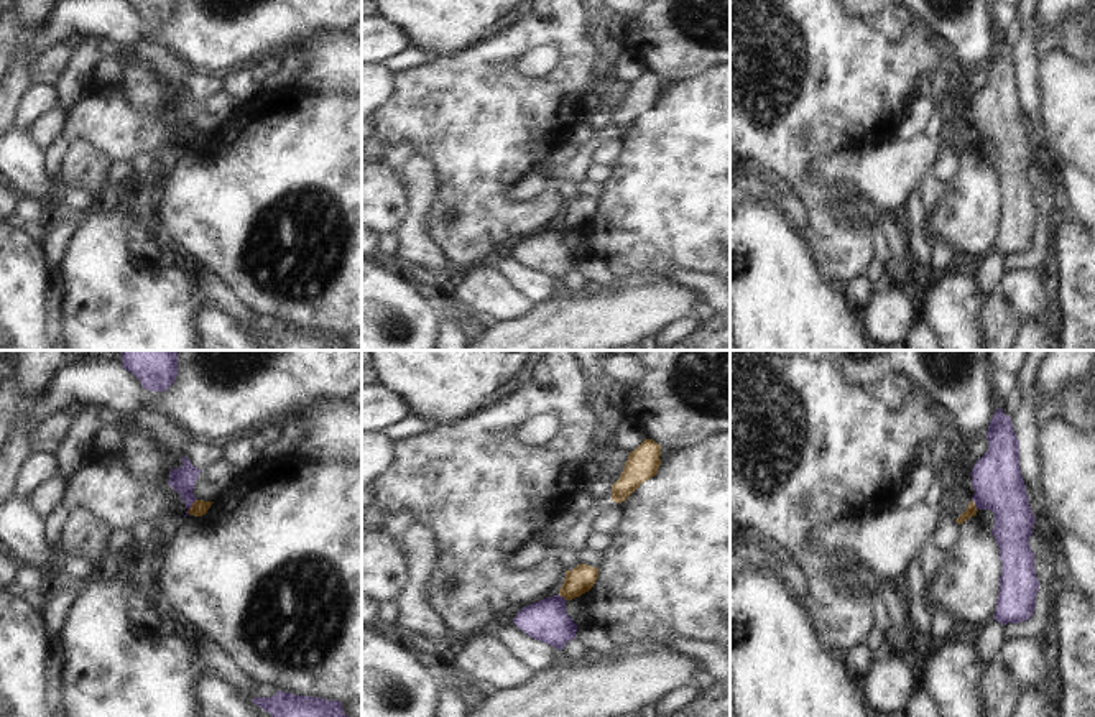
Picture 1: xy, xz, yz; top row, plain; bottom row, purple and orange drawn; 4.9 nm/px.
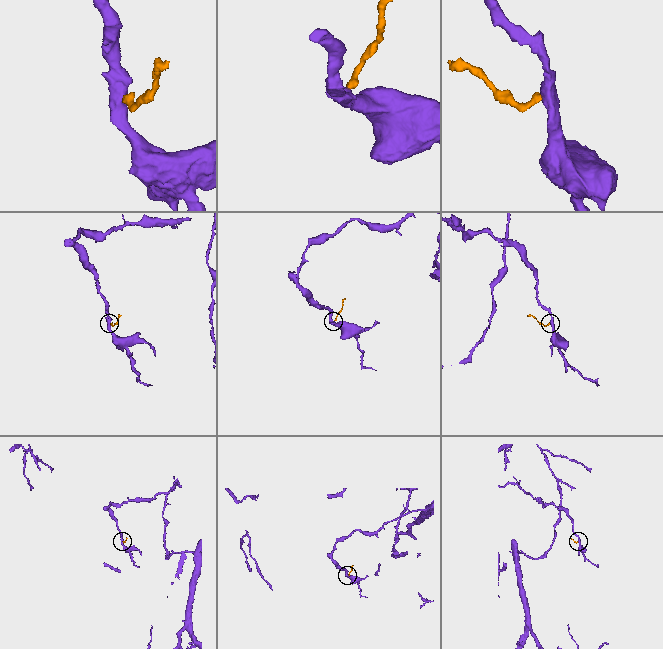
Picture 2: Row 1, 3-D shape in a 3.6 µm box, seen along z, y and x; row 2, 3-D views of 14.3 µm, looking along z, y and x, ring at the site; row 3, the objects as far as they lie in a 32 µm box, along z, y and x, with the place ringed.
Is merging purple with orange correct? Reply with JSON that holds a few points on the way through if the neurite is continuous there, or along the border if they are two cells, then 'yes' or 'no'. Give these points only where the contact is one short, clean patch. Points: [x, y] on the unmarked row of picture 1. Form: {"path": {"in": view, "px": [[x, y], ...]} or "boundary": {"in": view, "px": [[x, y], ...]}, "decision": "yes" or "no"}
{"boundary": {"in": "xy", "px": [[196, 130], [188, 145]]}, "decision": "no"}

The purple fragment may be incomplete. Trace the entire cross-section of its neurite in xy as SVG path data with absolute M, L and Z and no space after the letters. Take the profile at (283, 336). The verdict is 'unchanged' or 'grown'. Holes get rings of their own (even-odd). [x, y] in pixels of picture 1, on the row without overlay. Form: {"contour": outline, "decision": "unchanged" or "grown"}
{"contour": "M278 322L273 329L255 329L255 337L261 339L273 350L342 350L342 334L322 329L296 327Z", "decision": "unchanged"}

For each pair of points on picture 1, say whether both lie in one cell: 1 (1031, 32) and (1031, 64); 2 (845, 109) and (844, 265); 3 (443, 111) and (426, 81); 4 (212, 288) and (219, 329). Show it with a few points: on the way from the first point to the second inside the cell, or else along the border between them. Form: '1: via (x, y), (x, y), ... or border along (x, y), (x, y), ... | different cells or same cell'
1: via (1031, 40), (1031, 56) | same cell
2: via (817, 148), (803, 163), (803, 180), (840, 226) | same cell
3: via (443, 104), (443, 97), (433, 87) | same cell
4: border along (211, 303), (234, 316), (247, 329) | different cells

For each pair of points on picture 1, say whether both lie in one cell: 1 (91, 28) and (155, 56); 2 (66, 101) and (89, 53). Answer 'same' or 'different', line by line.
1: different
2: same

